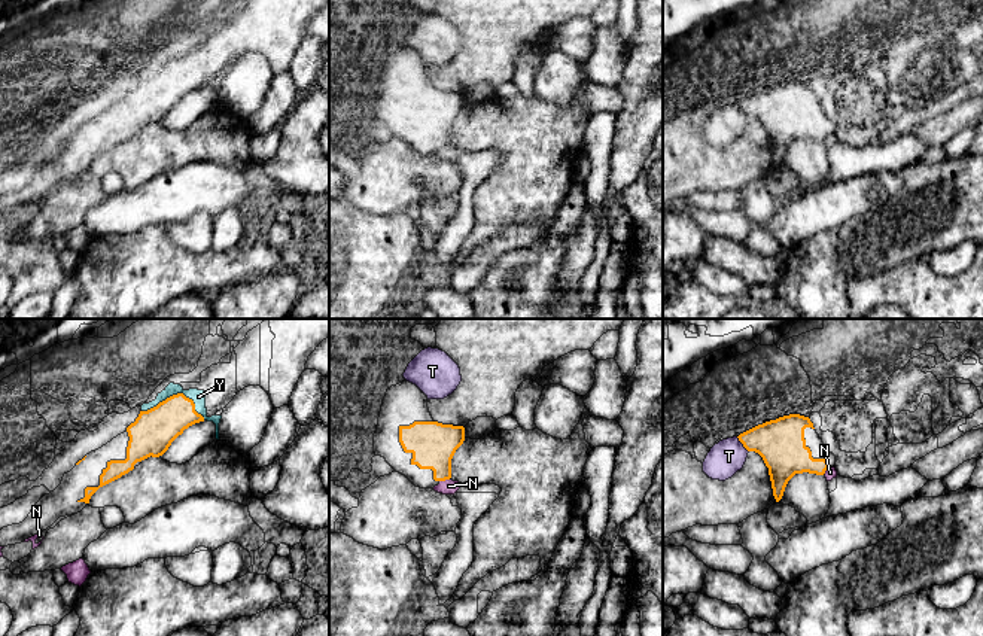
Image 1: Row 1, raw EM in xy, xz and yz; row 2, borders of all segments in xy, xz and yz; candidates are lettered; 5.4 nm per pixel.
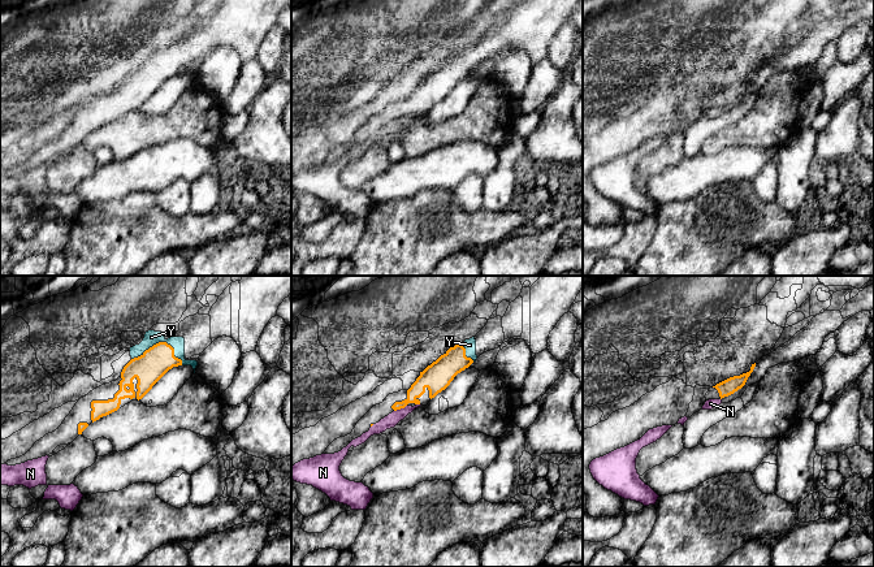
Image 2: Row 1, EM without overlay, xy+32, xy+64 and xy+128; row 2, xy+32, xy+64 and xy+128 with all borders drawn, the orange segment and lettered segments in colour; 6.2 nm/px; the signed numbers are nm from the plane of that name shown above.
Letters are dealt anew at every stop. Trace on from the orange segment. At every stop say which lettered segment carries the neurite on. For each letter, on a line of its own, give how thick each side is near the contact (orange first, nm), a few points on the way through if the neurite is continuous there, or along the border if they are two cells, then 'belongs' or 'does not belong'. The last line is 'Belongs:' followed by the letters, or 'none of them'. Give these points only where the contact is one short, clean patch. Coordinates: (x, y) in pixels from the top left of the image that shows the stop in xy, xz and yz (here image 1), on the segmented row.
N: 240/80 nm | along xz (449, 478), (440, 481) | does not belong
T: 260/190 nm | along yz (736, 437), (748, 452) | does not belong
Y: 240/80 nm | belongs
Belongs: Y

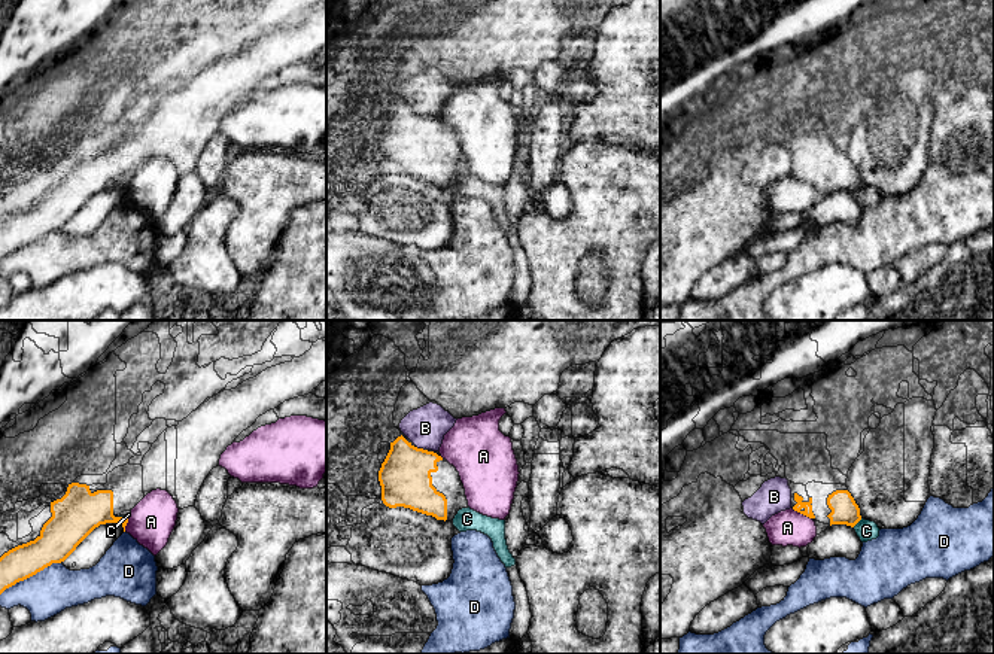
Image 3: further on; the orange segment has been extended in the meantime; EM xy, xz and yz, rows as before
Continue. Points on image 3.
A: 50/190 nm | does not belong
B: 280/220 nm | does not belong
C: 140/110 nm | along yz (862, 519), (853, 526) | does not belong
D: 200/240 nm | does not belong
Belongs: none of them

